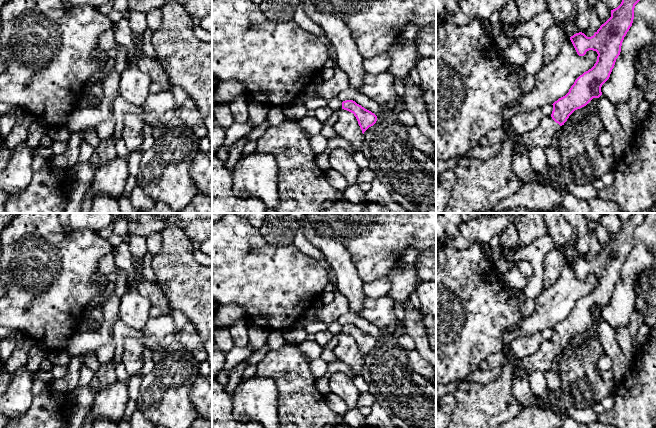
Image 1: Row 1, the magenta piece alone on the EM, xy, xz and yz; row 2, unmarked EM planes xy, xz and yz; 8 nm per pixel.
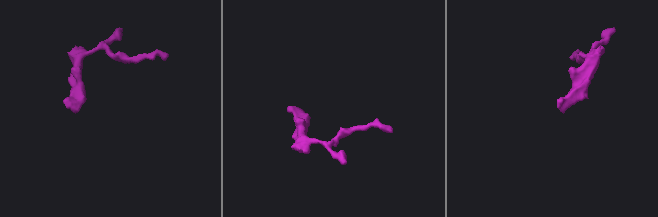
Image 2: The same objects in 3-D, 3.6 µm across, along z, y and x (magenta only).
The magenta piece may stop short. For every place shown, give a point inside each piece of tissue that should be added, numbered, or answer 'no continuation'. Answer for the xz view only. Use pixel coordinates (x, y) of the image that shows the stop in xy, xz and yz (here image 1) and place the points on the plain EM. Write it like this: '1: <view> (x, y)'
no continuation

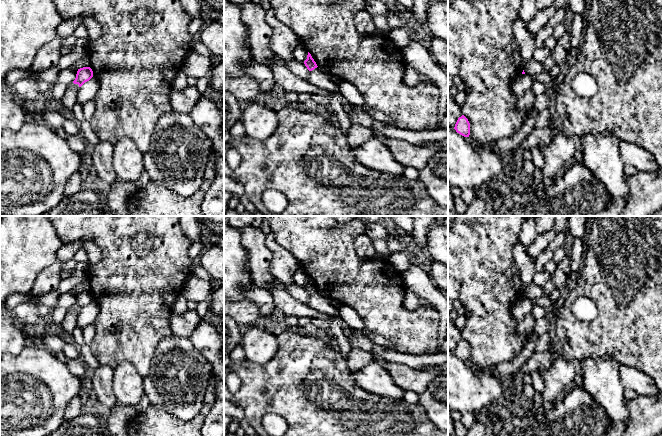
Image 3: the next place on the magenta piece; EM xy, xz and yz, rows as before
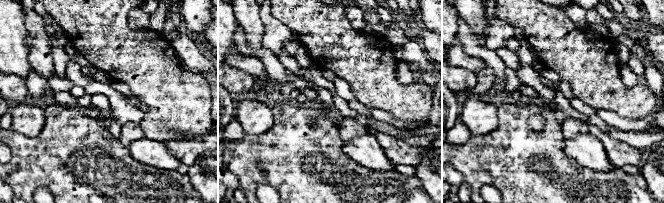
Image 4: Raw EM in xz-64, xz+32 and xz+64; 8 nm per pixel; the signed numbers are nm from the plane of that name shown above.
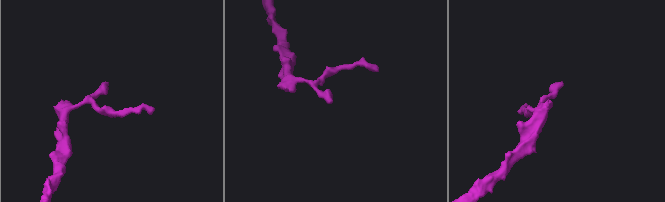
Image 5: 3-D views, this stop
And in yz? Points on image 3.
no continuation

